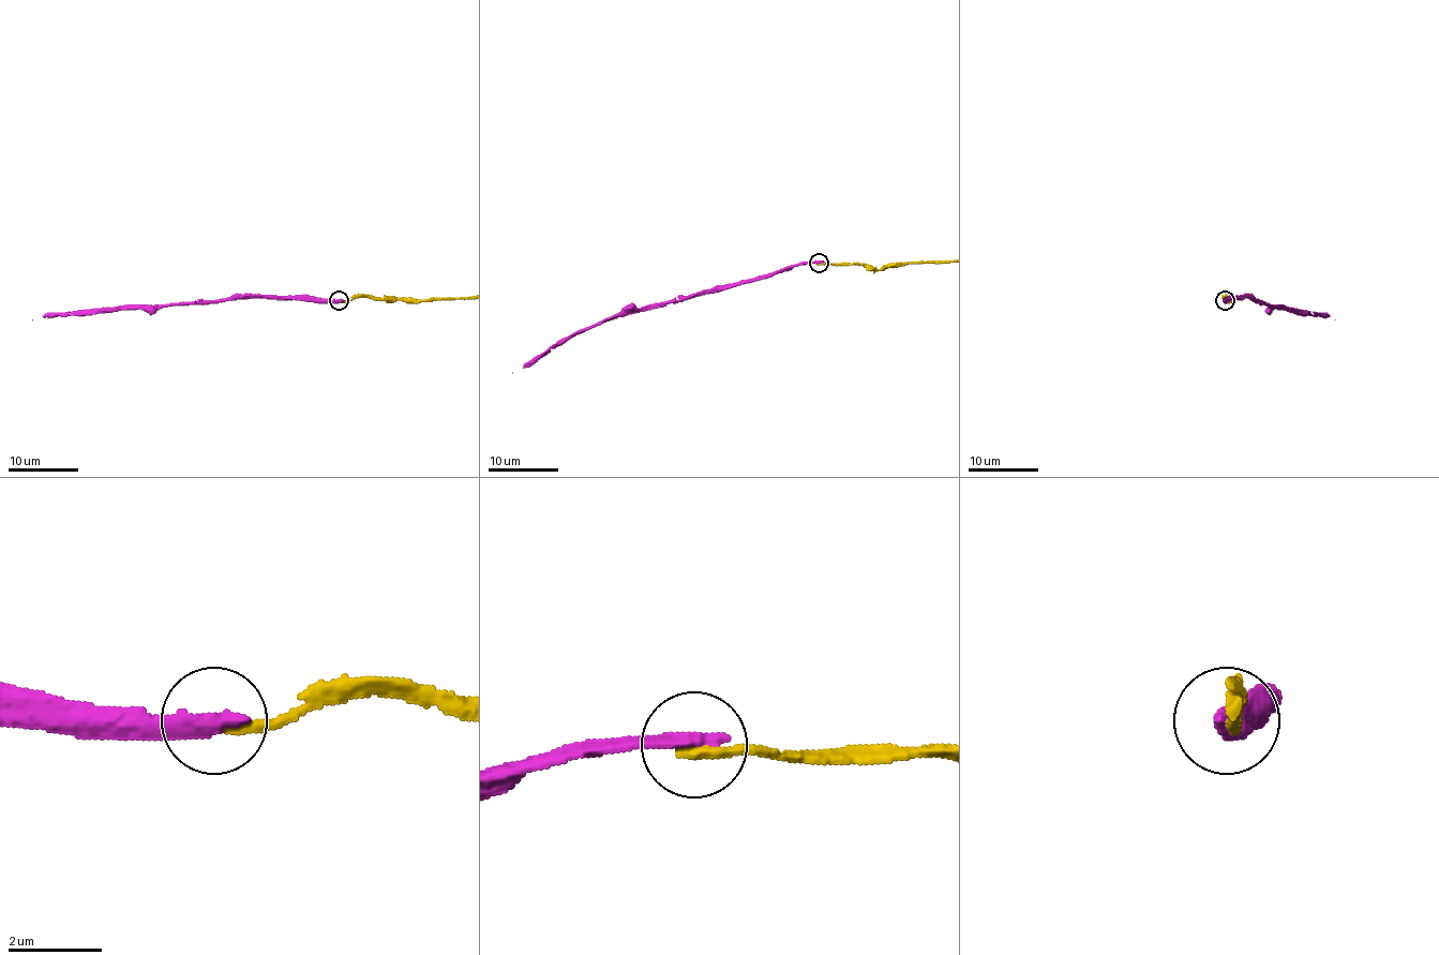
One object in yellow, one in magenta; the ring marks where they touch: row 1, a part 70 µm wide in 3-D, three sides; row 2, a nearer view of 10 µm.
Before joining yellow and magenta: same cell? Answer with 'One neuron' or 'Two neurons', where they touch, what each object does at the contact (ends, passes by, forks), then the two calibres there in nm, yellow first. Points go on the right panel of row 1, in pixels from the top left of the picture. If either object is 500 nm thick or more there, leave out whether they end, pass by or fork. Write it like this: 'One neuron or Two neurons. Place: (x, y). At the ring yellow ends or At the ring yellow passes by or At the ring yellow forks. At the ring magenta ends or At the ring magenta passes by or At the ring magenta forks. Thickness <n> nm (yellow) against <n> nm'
Two neurons. Place: (1225, 300). At the ring yellow ends. At the ring magenta ends. Thickness 320 nm (yellow) against 400 nm

